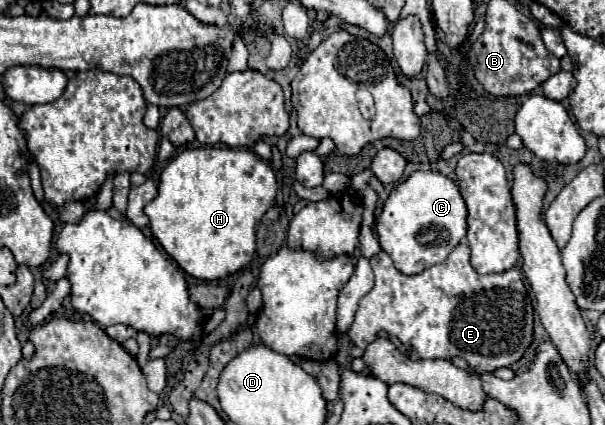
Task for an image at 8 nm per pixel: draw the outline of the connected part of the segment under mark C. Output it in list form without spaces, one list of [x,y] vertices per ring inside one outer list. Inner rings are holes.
[[[416,170],[404,182],[396,184],[390,190],[388,200],[384,202],[384,208],[376,220],[378,242],[380,248],[392,258],[396,270],[400,270],[406,276],[414,276],[420,274],[424,268],[430,268],[446,260],[446,256],[454,250],[454,246],[466,236],[466,216],[468,216],[466,204],[460,196],[458,186],[450,178],[434,170]]]

